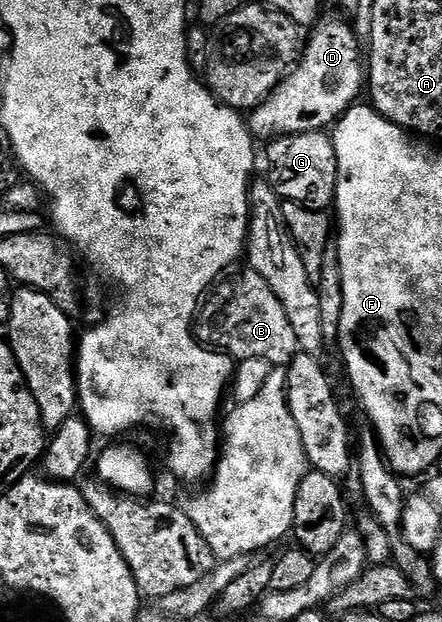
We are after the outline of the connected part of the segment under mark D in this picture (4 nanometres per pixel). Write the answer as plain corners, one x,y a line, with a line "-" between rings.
327,18
316,23
309,38
307,35
302,46
302,57
294,72
289,73
263,104
247,115
253,139
275,140
286,134
327,131
359,99
356,97
366,86
362,43
349,23
347,26
340,18

